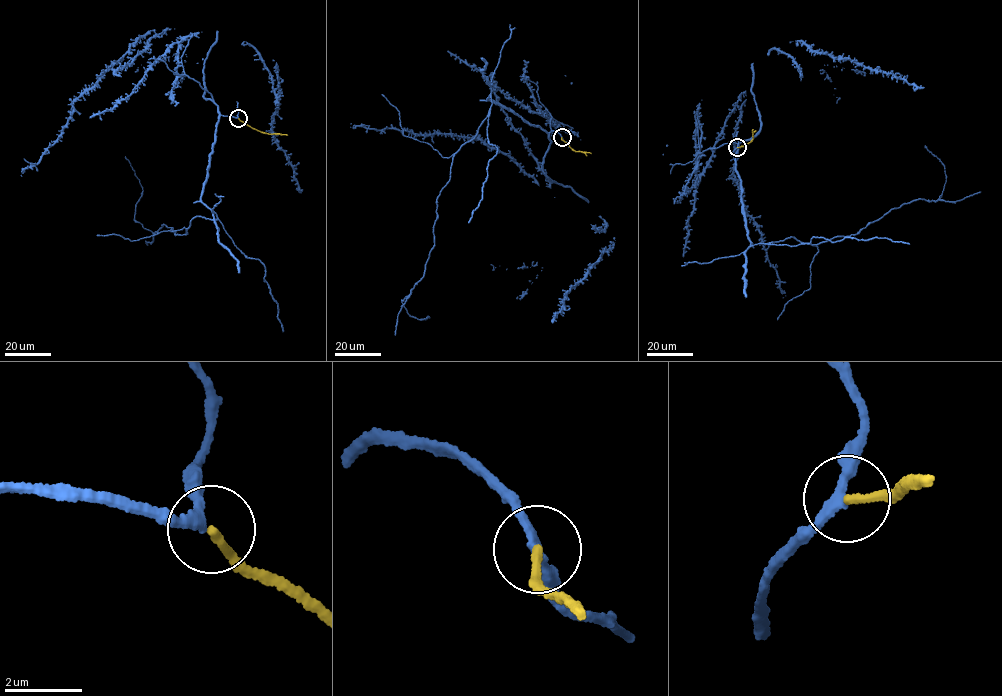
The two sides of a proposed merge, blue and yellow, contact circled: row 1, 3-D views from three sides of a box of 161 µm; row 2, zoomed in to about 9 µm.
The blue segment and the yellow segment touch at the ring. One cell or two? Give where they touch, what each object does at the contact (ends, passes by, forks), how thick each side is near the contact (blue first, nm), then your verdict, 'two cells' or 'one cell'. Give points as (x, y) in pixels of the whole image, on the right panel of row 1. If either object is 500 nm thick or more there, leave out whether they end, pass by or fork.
place (737, 147); blue passes by; yellow ends; calibres 240 and 200 nm; one cell

